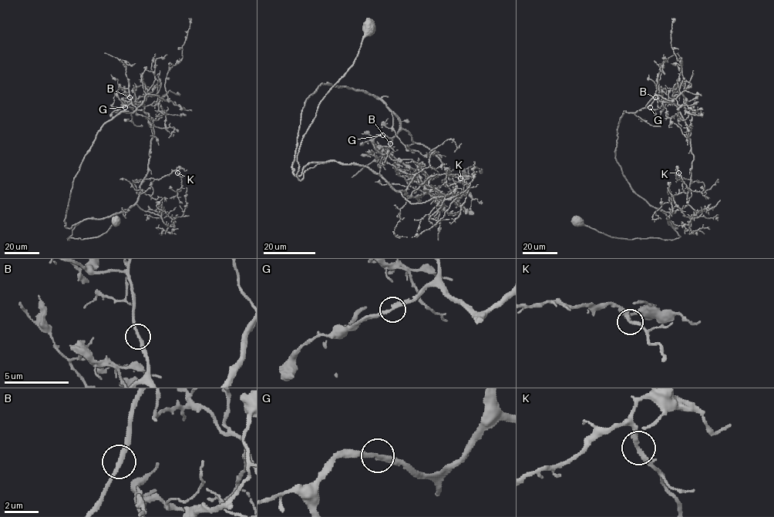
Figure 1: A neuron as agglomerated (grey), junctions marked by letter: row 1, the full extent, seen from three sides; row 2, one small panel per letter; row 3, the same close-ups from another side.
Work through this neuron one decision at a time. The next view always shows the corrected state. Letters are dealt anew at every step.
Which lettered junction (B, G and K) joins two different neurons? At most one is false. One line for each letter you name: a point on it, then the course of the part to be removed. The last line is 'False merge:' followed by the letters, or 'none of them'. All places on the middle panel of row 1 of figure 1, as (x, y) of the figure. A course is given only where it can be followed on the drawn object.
False merge: none of them

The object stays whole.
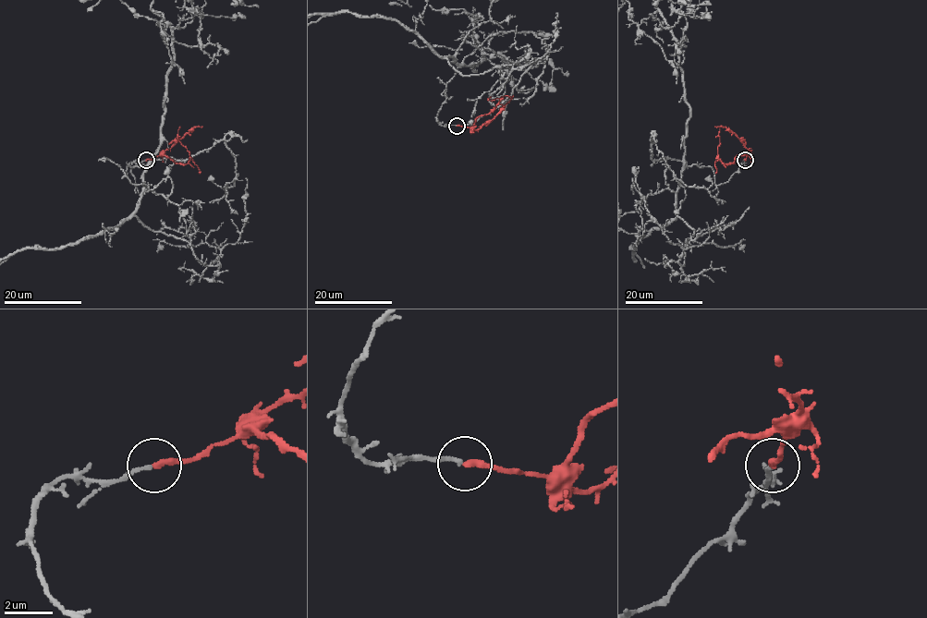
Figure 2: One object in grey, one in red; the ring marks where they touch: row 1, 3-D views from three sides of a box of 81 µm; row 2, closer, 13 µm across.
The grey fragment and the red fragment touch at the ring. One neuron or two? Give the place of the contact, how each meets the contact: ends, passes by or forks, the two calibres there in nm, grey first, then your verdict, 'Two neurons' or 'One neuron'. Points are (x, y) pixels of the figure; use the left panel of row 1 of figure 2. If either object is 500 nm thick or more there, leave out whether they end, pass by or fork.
Place: (146, 160). At the ring grey ends. At the ring red ends. Thickness 170 nm (grey) against 280 nm. One neuron

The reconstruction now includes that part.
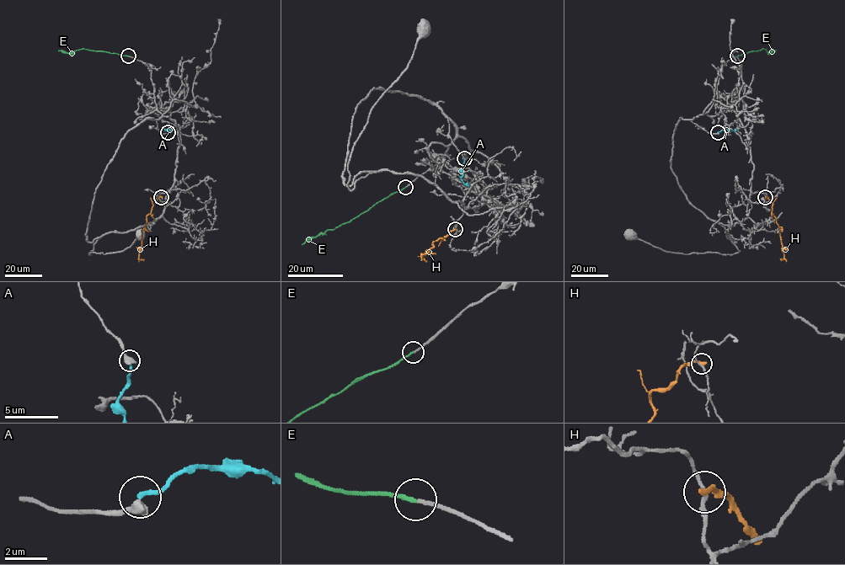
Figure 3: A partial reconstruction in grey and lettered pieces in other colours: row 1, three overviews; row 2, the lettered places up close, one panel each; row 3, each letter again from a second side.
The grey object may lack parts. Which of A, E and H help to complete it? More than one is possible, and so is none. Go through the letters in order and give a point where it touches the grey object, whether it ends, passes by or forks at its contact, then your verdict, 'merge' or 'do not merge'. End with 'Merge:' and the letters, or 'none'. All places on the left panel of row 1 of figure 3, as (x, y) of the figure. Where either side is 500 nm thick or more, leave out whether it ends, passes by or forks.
A: meets grey at (168, 132); do not merge
E: meets grey at (128, 55); it ends there; merge
H: meets grey at (161, 197); it ends there; do not merge
Merge: E

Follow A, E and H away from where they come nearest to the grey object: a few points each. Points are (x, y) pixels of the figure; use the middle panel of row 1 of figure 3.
A: (464, 159), (461, 179), (468, 186)
E: (405, 187), (391, 194), (350, 221), (310, 237), (302, 244)
H: (455, 229), (441, 240), (440, 238), (433, 242), (434, 246), (421, 257), (430, 251)

